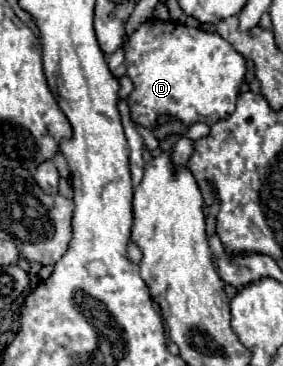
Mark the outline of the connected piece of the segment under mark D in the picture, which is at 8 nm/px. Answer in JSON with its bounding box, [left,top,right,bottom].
[124,20,246,130]

